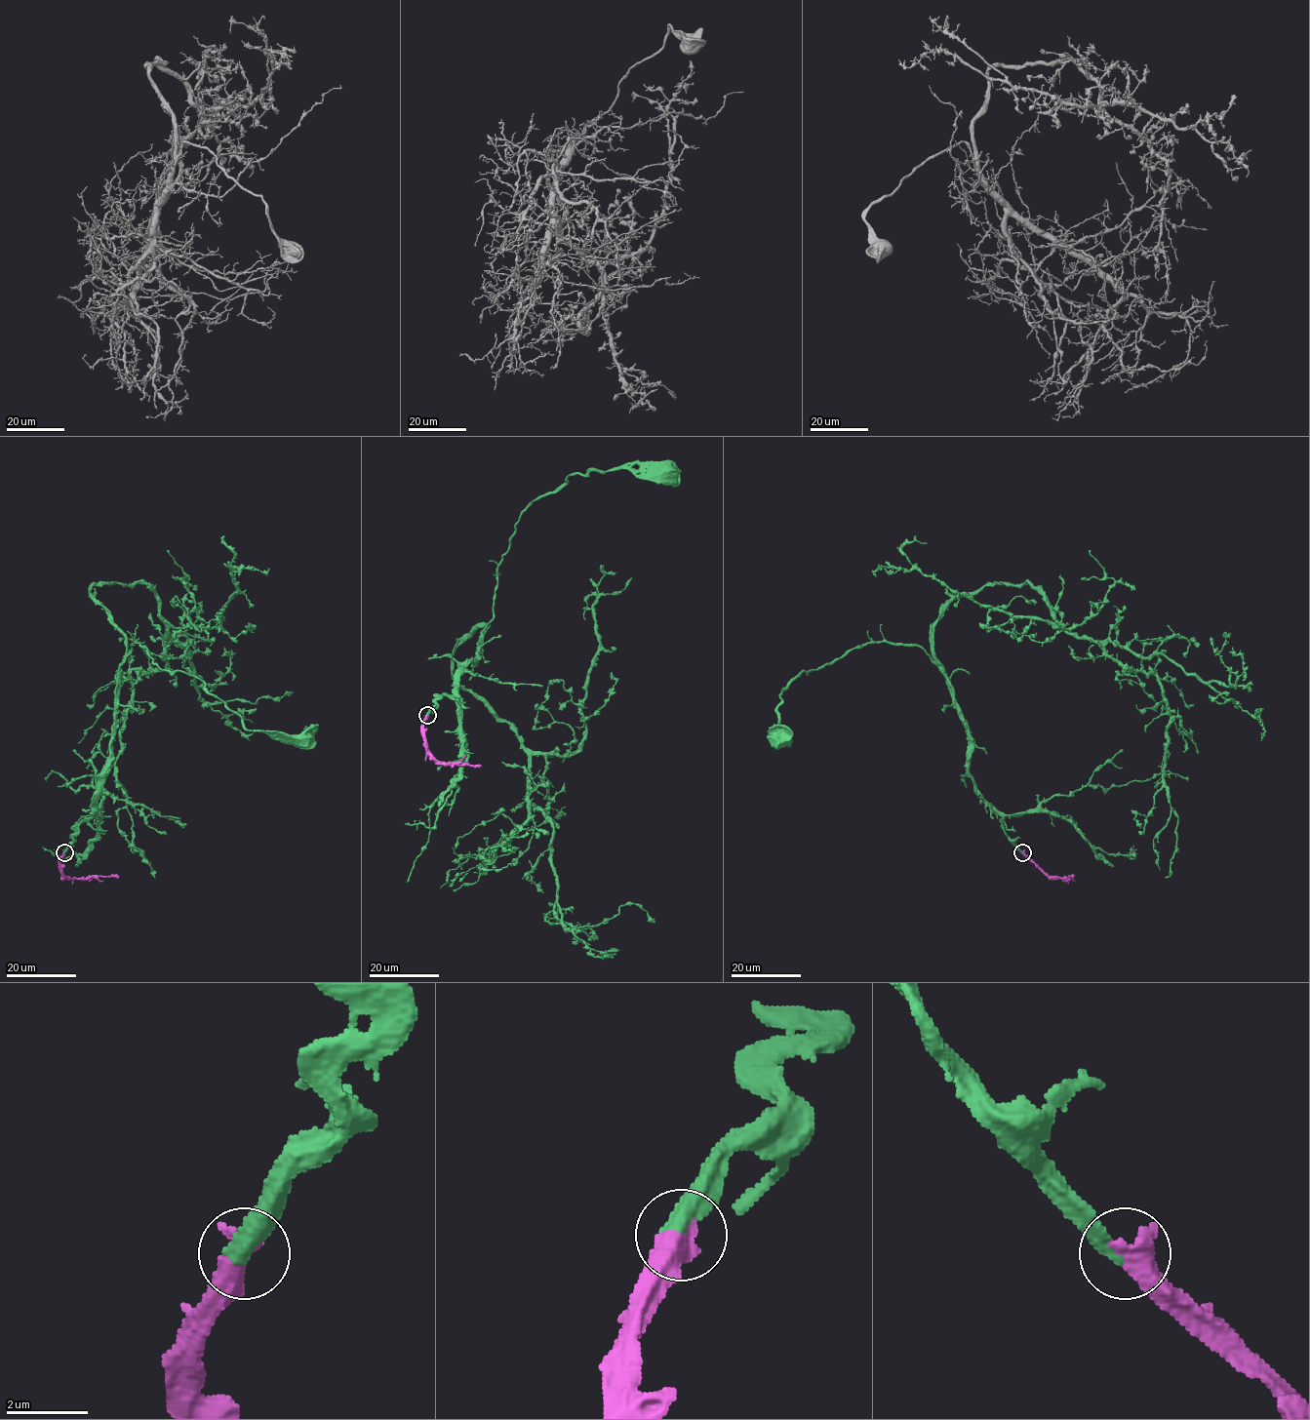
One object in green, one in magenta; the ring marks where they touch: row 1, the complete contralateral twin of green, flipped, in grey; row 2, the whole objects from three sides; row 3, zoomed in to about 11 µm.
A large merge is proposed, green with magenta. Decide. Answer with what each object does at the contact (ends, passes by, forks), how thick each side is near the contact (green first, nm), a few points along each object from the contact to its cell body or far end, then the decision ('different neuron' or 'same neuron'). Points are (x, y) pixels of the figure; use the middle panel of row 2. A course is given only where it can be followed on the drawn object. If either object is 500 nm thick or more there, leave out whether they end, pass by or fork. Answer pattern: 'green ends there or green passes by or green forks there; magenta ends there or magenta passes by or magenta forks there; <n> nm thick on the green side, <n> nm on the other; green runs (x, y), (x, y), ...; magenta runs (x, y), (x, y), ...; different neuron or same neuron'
400 nm thick on the green side, 650 nm on the other; green runs (427, 715), (474, 660), (521, 513), (570, 475), (666, 471); magenta runs (427, 715), (424, 721), (424, 739), (428, 752), (440, 762), (481, 766); same neuron

